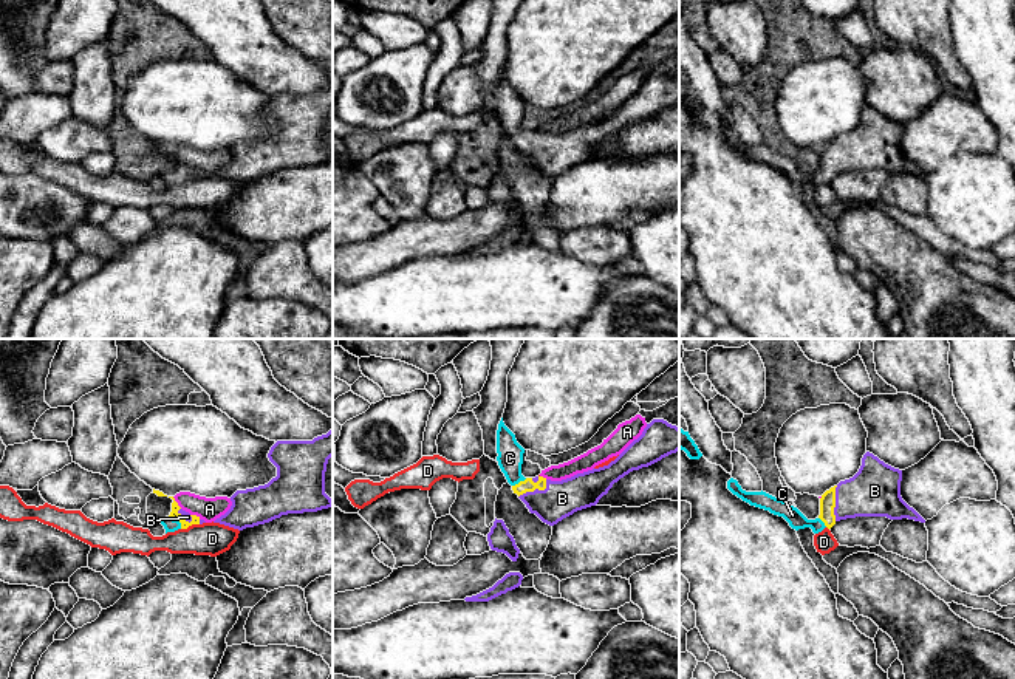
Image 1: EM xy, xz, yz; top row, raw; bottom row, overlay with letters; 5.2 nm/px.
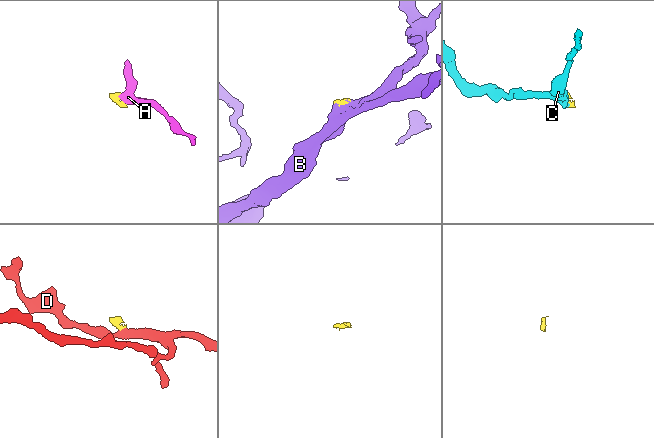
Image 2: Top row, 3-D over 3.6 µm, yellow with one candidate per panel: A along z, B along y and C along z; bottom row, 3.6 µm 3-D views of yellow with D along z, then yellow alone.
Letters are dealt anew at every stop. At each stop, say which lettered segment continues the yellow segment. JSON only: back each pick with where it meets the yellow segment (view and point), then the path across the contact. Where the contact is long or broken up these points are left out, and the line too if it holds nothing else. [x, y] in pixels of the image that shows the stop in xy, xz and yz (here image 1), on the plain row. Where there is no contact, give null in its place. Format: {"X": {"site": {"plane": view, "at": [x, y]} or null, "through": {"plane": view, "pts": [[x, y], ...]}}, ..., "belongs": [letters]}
{"B": {"site": {"plane": "xz", "at": [536, 141]}, "through": {"plane": "xz", "pts": [[528, 138], [536, 141], [546, 152], [562, 152]]}}, "C": {"site": {"plane": "xy", "at": [177, 172]}, "through": {"plane": "xy", "pts": [[195, 174], [177, 172], [170, 178]]}}, "belongs": ["B", "C"]}

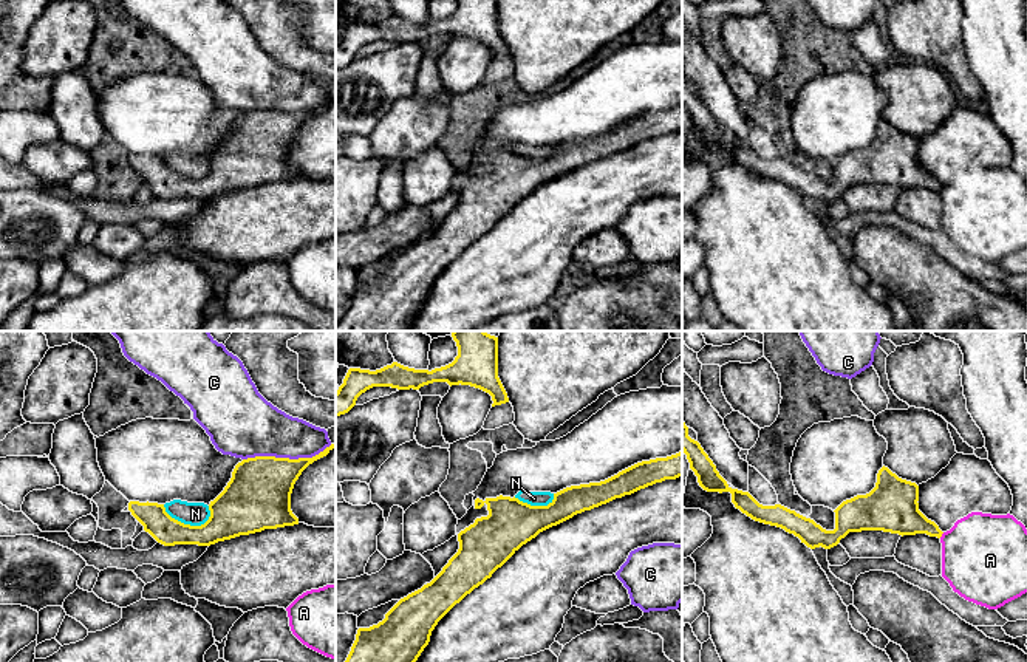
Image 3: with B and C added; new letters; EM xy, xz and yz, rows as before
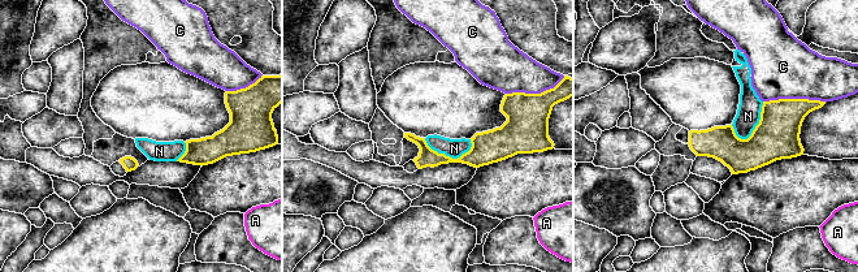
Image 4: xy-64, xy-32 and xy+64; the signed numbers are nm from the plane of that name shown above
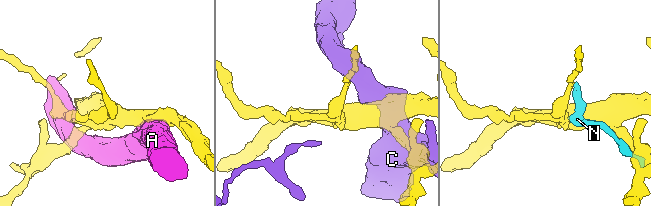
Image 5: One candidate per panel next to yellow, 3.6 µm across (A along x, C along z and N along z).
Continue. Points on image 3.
{"belongs": []}

